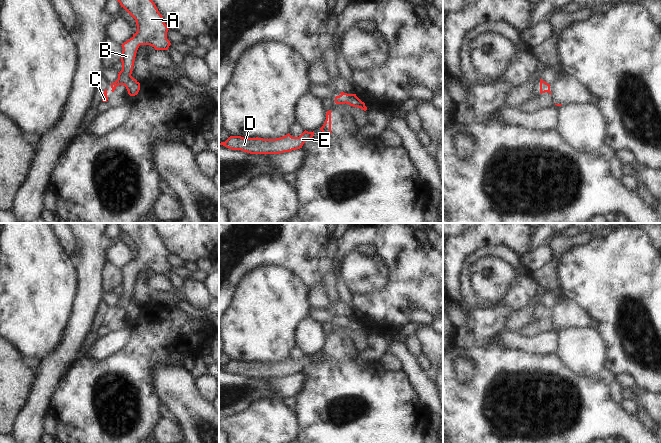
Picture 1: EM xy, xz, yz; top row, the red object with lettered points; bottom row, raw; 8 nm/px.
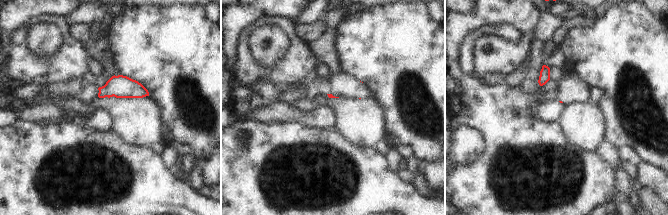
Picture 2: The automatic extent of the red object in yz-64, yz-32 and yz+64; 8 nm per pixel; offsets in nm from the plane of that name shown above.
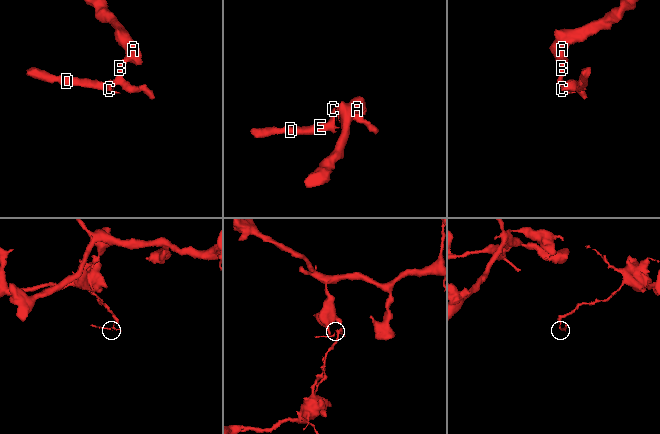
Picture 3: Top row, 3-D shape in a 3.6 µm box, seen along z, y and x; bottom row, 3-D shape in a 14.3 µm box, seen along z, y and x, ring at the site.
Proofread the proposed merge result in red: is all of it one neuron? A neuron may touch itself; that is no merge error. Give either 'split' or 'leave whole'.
split

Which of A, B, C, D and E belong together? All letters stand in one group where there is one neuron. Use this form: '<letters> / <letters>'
A B / C D E

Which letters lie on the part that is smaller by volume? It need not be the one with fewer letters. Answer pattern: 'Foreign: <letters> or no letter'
Foreign: C, D, E

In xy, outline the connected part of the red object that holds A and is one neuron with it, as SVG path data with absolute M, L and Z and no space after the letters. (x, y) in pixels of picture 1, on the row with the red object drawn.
M117 0L136 21L137 32L124 42L121 54L122 70L118 79L111 83L111 88L124 85L130 96L135 96L140 90L140 83L131 74L137 50L140 45L150 45L155 50L168 50L171 45L167 39L168 27L152 0Z

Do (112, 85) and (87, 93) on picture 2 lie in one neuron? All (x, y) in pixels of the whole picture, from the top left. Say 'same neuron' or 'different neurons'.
same neuron

